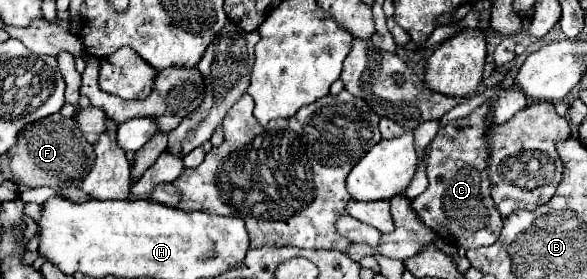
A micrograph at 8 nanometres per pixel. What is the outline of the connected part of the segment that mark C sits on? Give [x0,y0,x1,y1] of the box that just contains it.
[412,87,528,249]

